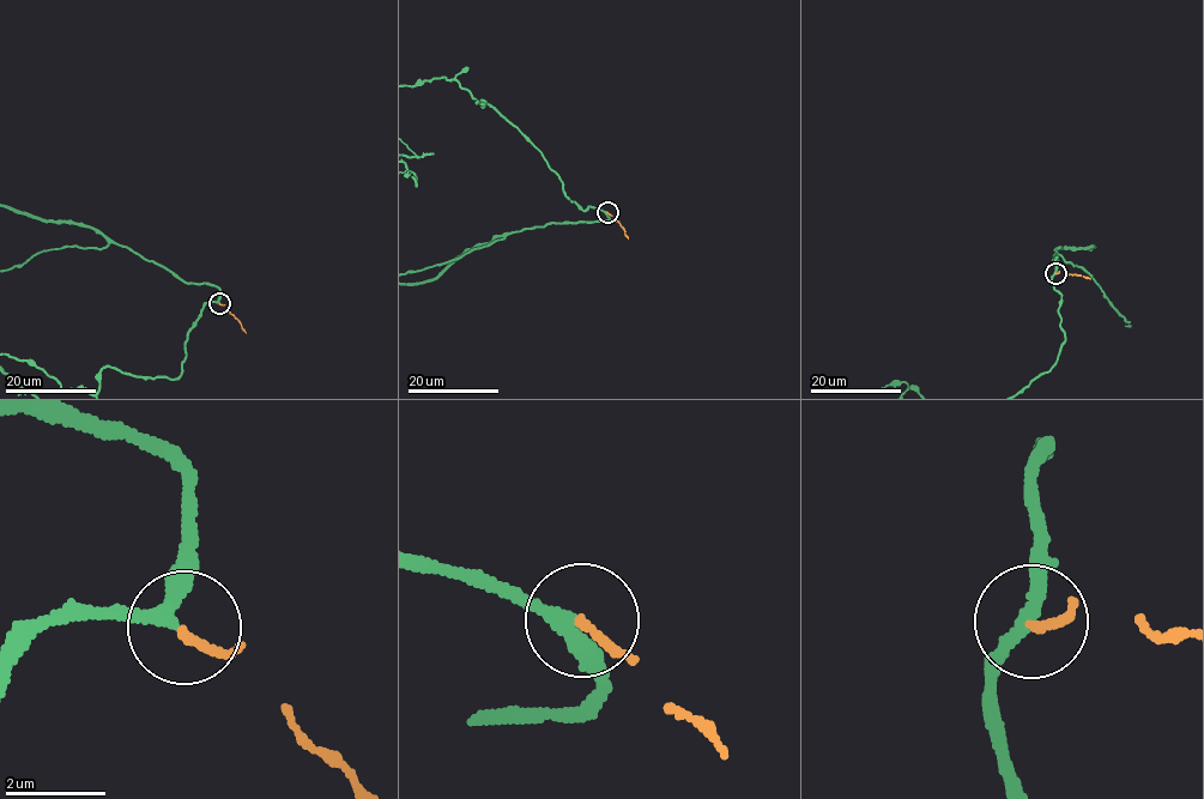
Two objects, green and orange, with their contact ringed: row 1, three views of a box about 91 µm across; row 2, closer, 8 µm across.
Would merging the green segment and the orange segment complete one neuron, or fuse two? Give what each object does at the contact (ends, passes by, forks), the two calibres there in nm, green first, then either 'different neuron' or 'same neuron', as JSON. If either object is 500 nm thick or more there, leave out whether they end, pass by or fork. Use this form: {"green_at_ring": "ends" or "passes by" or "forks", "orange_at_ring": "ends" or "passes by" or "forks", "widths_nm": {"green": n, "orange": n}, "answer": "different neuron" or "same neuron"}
{"green_at_ring": "passes by", "orange_at_ring": "ends", "widths_nm": {"green": 240, "orange": 160}, "answer": "same neuron"}

